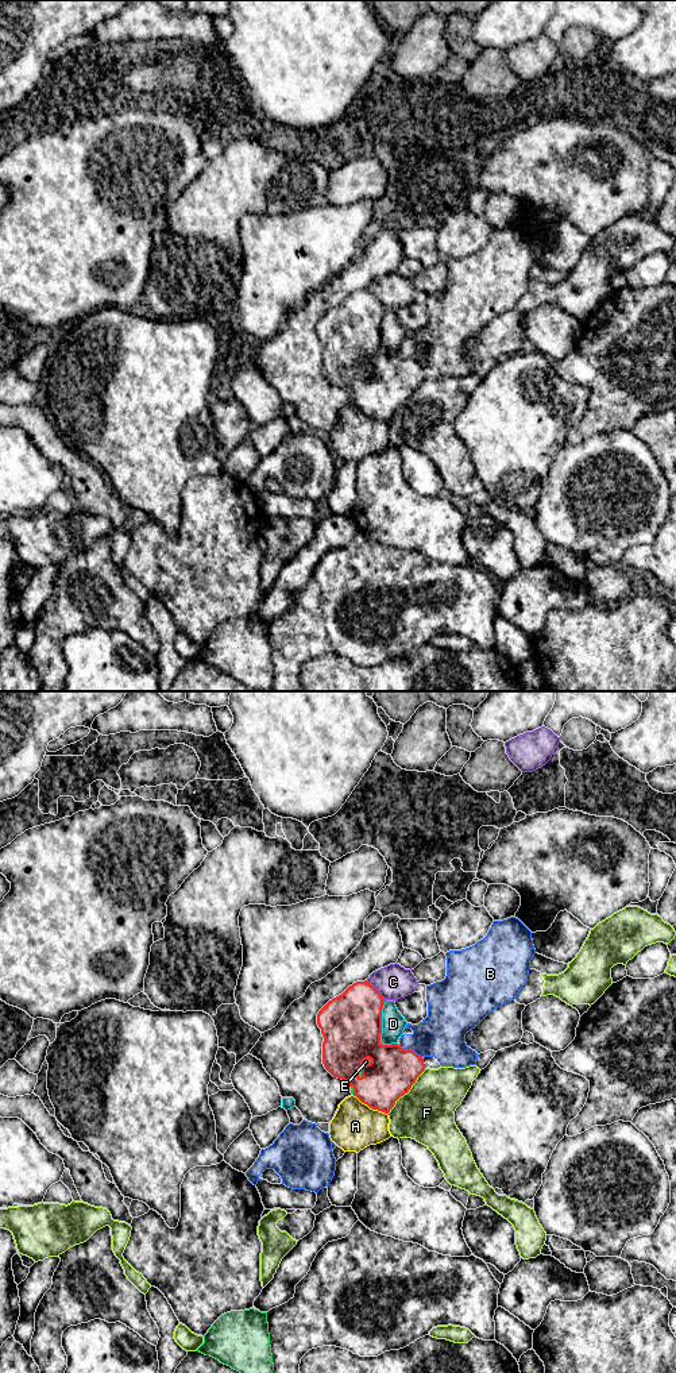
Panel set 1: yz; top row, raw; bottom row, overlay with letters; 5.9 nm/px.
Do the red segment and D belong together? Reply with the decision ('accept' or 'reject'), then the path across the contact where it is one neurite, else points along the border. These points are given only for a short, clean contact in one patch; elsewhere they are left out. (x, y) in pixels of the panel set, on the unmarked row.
reject

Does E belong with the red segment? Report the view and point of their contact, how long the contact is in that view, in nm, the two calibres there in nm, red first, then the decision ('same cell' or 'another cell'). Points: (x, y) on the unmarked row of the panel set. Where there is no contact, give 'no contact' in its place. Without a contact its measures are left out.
meets red in yz at (366, 367); contact 60 nm long; 360 nm thick on the red side, 30 nm on the other; same cell

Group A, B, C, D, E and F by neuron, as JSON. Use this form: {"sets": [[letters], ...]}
{"sets": [["A"], ["B"], ["C"], ["D", "F"], ["E"]]}

